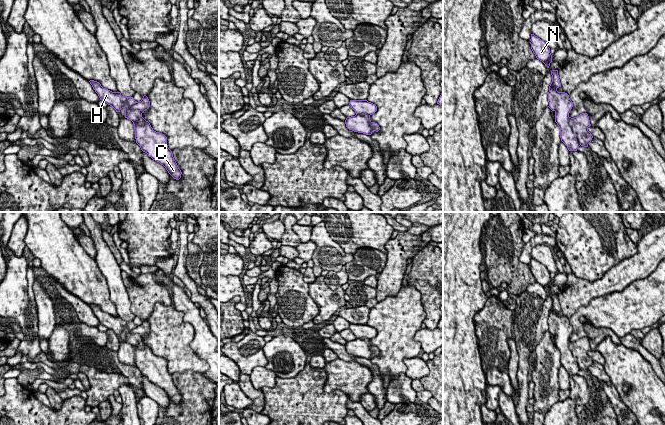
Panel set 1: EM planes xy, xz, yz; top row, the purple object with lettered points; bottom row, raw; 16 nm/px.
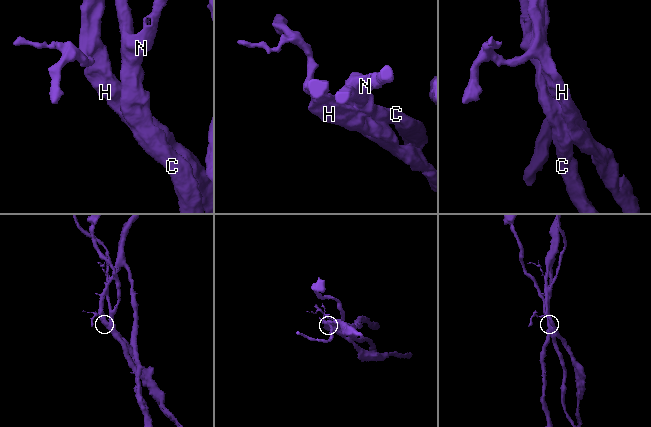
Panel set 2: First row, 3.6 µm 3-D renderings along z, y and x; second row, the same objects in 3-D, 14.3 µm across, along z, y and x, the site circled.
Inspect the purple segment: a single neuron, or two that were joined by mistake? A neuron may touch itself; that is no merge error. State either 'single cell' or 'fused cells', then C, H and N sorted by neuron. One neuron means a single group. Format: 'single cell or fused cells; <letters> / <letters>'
single cell; C H N

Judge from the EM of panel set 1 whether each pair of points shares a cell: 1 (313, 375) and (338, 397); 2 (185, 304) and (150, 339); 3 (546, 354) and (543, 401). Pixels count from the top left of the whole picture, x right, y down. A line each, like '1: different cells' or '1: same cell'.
1: same cell
2: different cells
3: same cell

